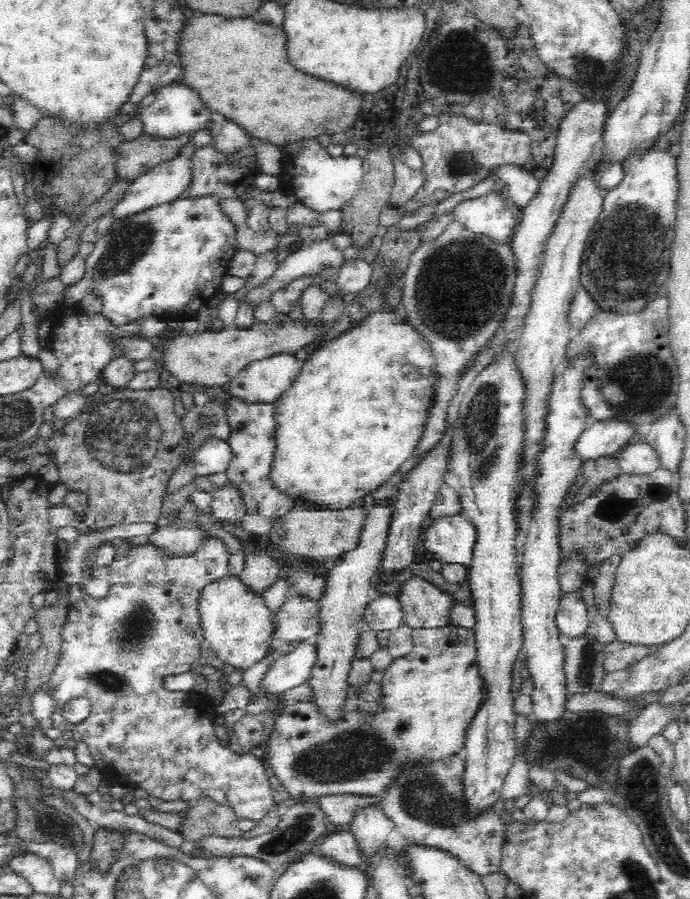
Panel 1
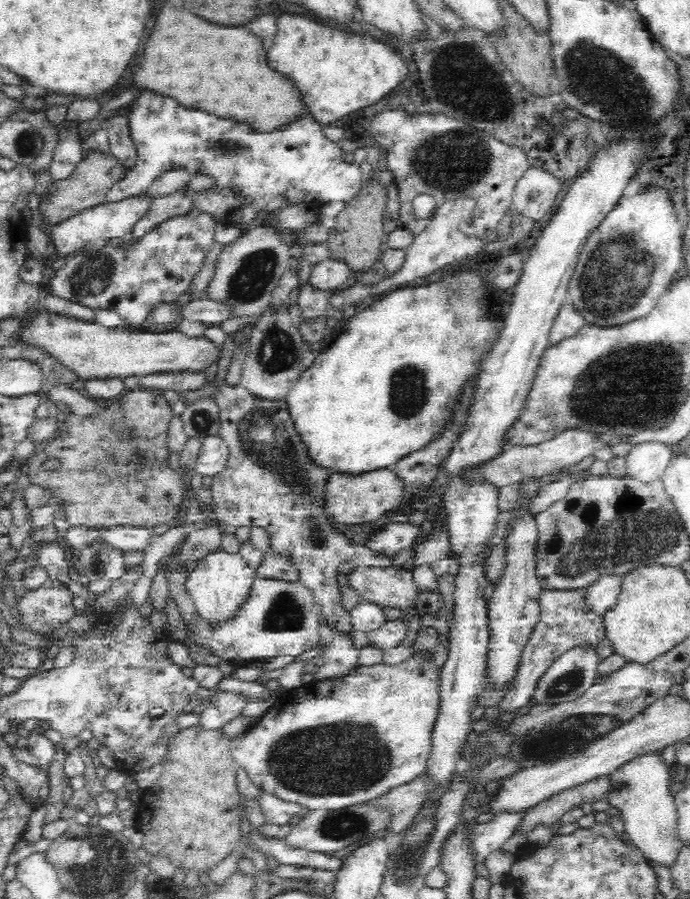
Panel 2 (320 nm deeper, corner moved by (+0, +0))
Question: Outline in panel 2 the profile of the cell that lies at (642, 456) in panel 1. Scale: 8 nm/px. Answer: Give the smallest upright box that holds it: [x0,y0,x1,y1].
[625,442,671,483]

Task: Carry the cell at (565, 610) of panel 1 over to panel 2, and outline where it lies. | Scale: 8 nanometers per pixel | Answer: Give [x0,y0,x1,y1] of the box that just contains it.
[581,575,622,617]

